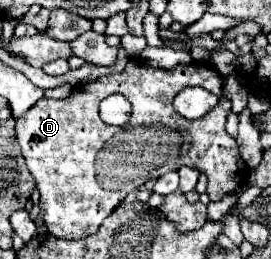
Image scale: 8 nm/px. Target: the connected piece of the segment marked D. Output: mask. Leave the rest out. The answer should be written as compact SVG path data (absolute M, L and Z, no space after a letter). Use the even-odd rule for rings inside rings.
M131 58L121 74L109 74L95 82L77 86L65 100L41 98L33 108L17 118L17 140L23 150L25 162L39 186L39 208L43 212L43 224L49 234L63 240L81 240L99 230L103 220L123 202L123 198L145 184L151 178L161 178L169 170L181 166L197 168L207 174L211 202L221 200L233 192L245 176L247 165L240 157L236 140L225 132L231 102L223 97L223 77L211 64L179 64L173 70L161 70L147 66L143 60ZM187 86L203 86L219 96L218 104L199 120L187 120L173 110L173 92L181 92ZM111 94L123 94L133 106L131 120L125 126L109 126L99 118L99 102Z

